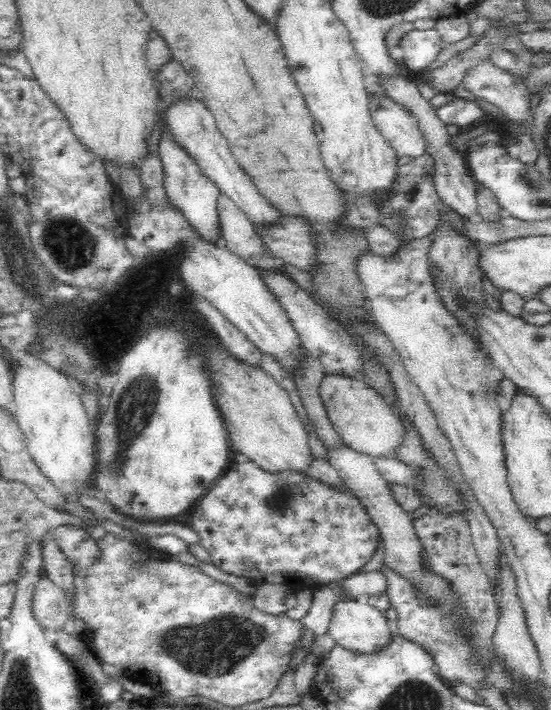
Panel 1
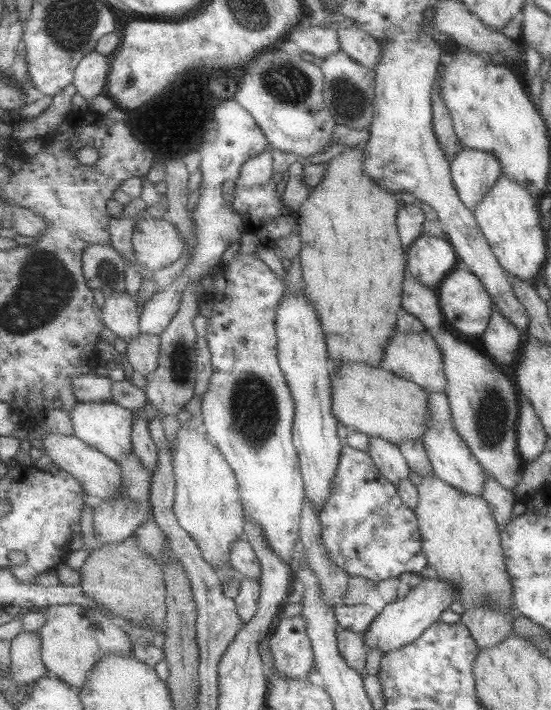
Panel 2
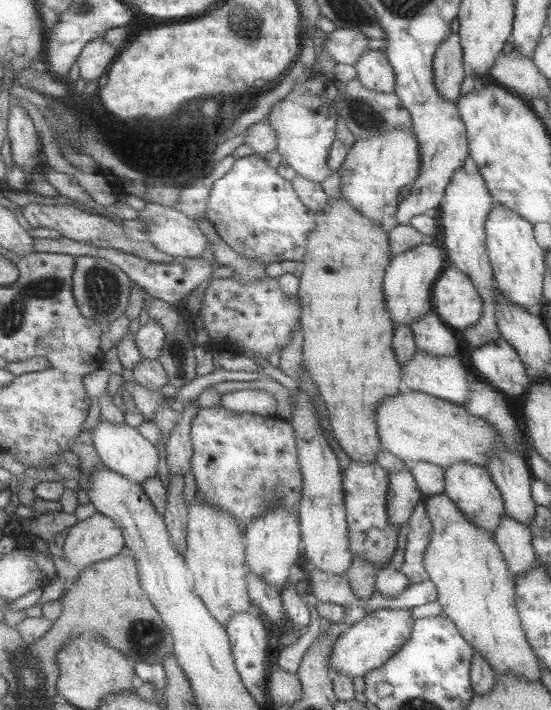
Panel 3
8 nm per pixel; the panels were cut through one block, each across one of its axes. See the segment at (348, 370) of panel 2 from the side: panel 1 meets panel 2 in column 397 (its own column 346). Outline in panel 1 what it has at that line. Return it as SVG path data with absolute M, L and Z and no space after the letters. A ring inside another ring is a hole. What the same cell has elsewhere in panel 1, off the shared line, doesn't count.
M325 372L319 386L319 396L326 408L326 414L334 426L334 431L340 435L344 445L372 456L391 456L392 450L402 442L402 421L398 419L392 405L388 405L374 390L368 387L366 380L348 376L328 374Z

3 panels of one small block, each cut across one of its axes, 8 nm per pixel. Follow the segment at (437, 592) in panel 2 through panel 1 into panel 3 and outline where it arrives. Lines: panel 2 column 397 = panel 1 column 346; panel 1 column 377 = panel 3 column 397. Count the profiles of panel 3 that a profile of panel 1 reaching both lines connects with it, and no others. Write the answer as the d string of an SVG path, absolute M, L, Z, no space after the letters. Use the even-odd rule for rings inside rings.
M377 610L365 617L359 617L345 634L337 638L333 646L333 656L331 656L331 670L339 671L341 675L349 675L353 678L364 677L372 670L383 666L397 654L412 638L413 610Z

